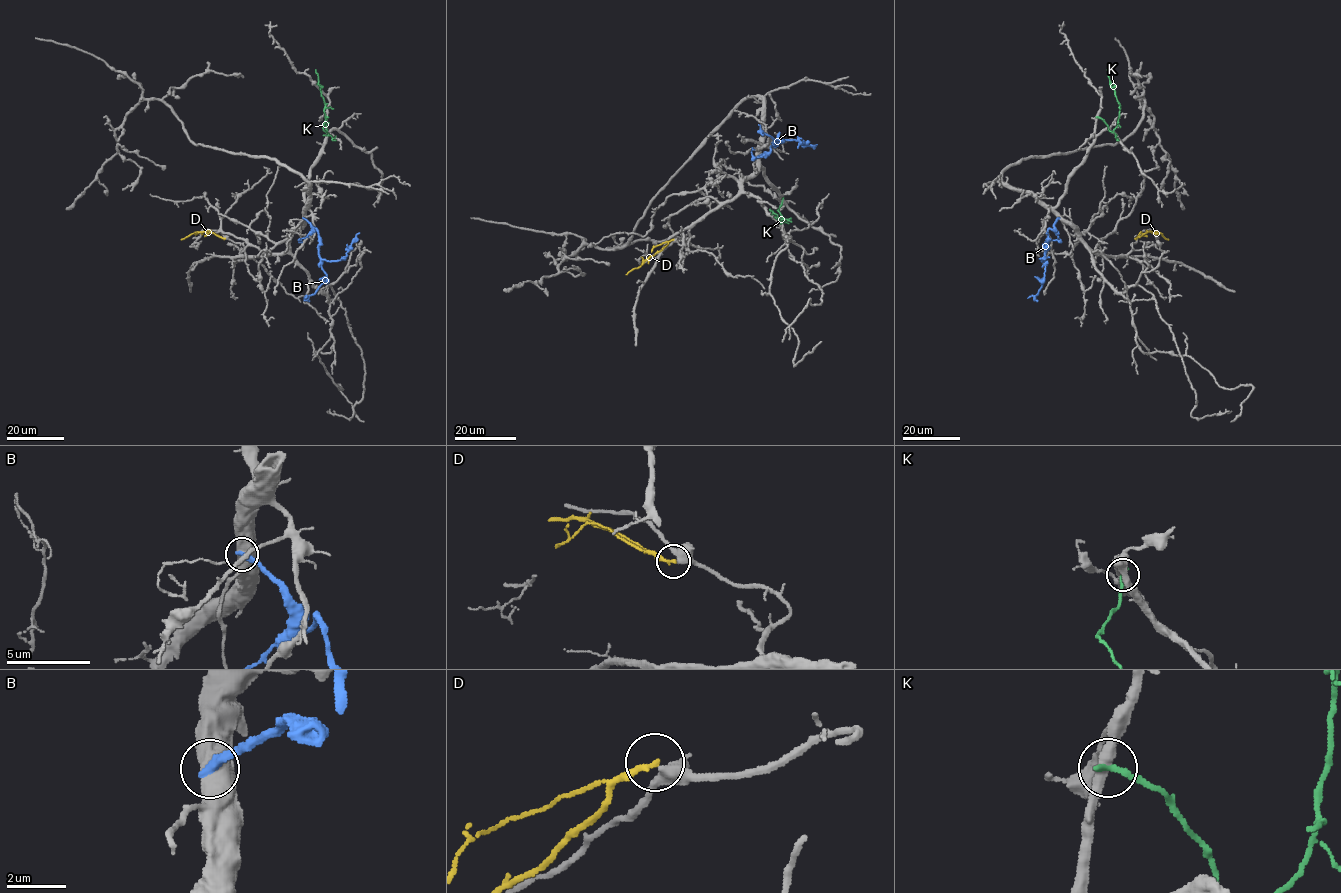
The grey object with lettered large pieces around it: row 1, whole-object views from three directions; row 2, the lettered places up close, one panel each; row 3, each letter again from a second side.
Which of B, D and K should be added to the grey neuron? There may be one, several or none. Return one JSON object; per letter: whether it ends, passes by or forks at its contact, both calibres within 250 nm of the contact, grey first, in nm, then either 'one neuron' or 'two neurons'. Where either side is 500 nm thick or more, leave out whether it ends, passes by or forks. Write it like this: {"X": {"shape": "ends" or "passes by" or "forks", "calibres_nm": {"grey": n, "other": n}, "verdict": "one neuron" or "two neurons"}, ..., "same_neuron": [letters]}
{"B": {"calibres_nm": {"grey": 800, "other": 360}, "verdict": "two neurons"}, "D": {"shape": "ends", "calibres_nm": {"grey": 360, "other": 220}, "verdict": "two neurons"}, "K": {"shape": "ends", "calibres_nm": {"grey": 340, "other": 240}, "verdict": "two neurons"}, "same_neuron": []}

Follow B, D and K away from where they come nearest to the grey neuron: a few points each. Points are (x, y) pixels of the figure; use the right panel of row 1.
B: (1058, 218), (1054, 229), (1048, 230), (1042, 287), (1028, 298)
D: (1135, 239), (1152, 231), (1168, 239)
K: (1097, 117), (1112, 132), (1118, 122), (1119, 103), (1106, 69)

